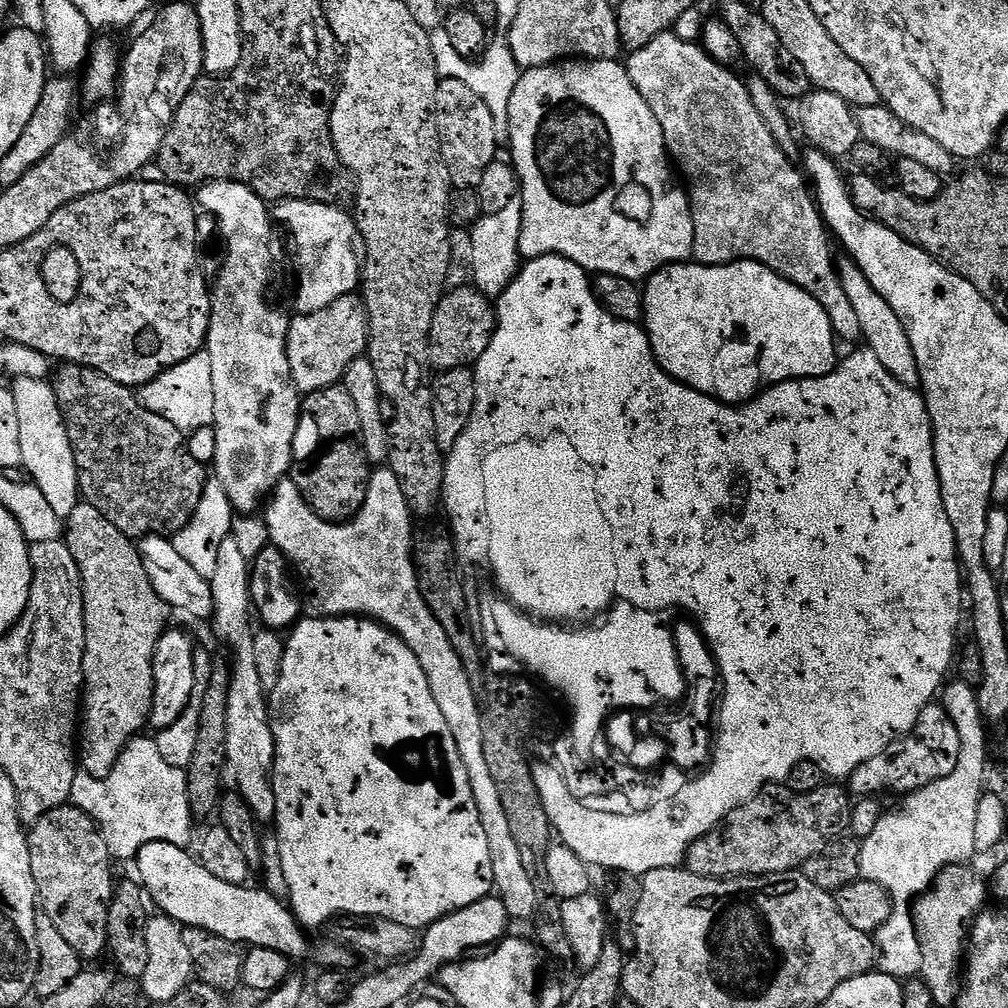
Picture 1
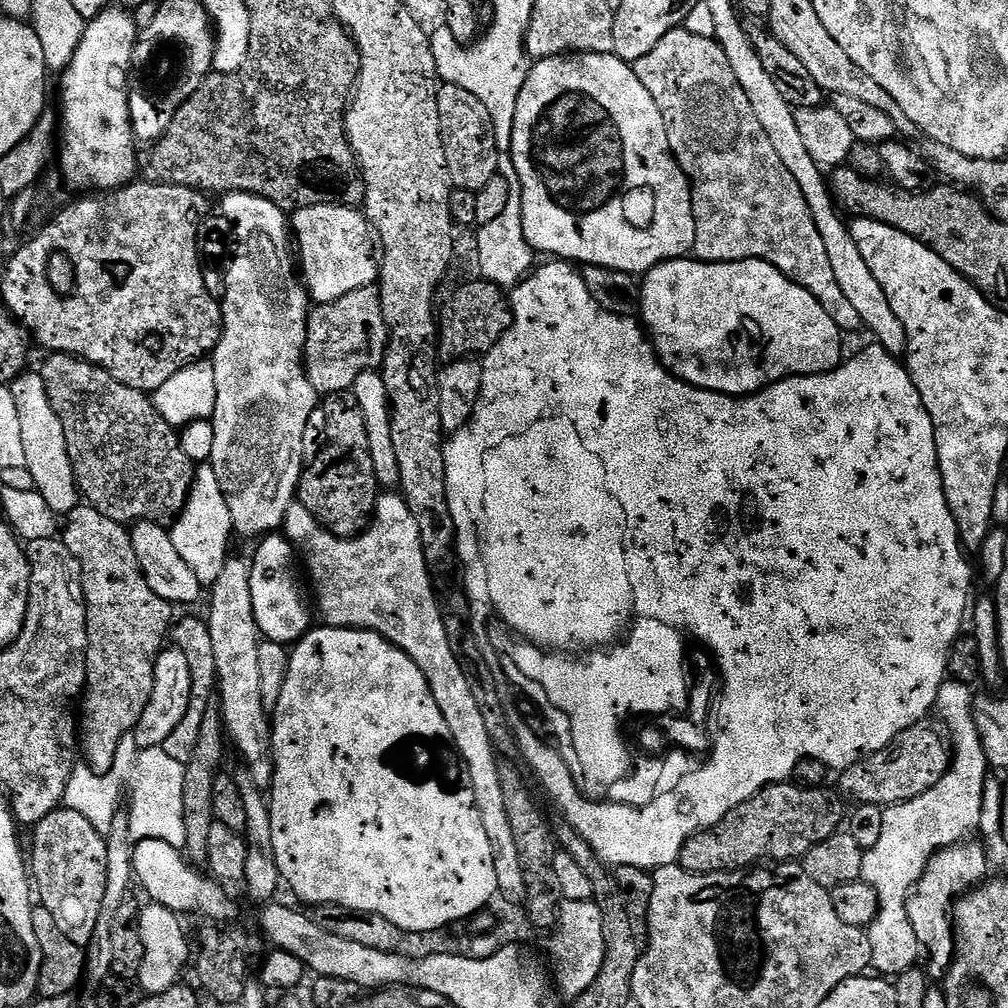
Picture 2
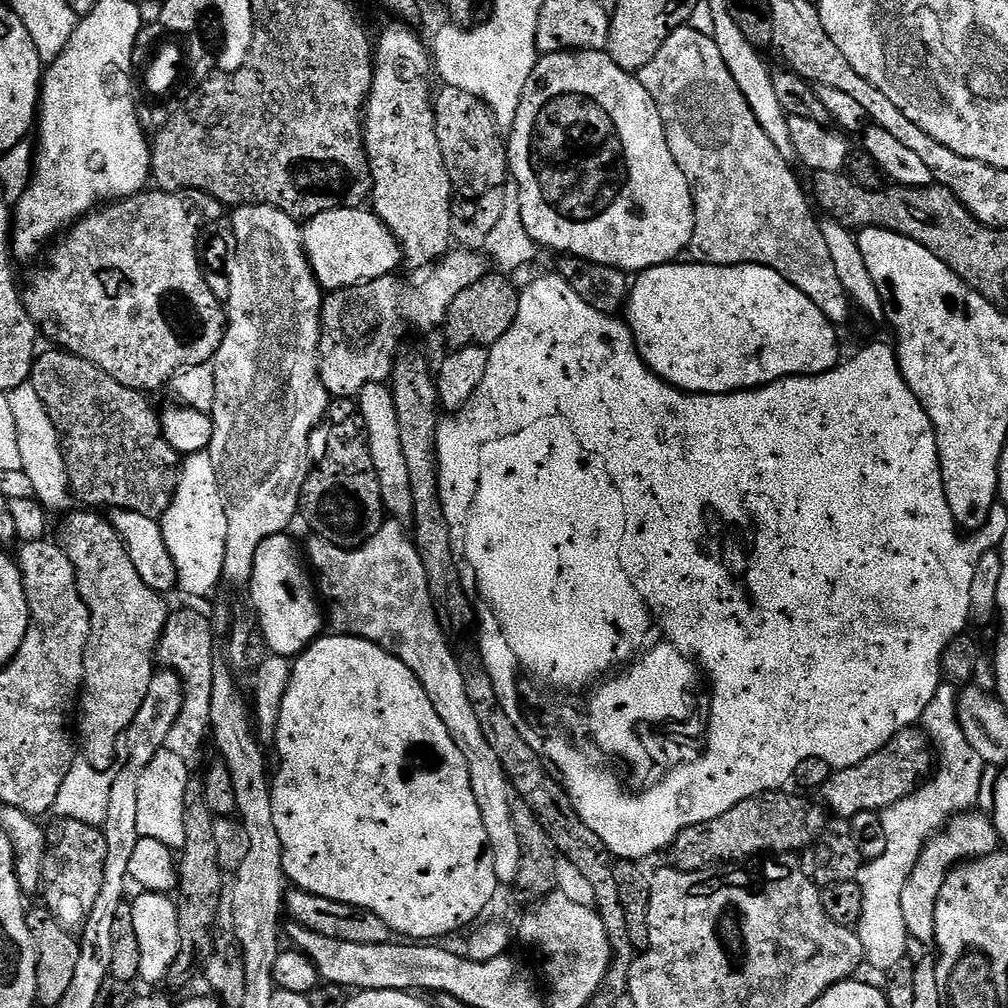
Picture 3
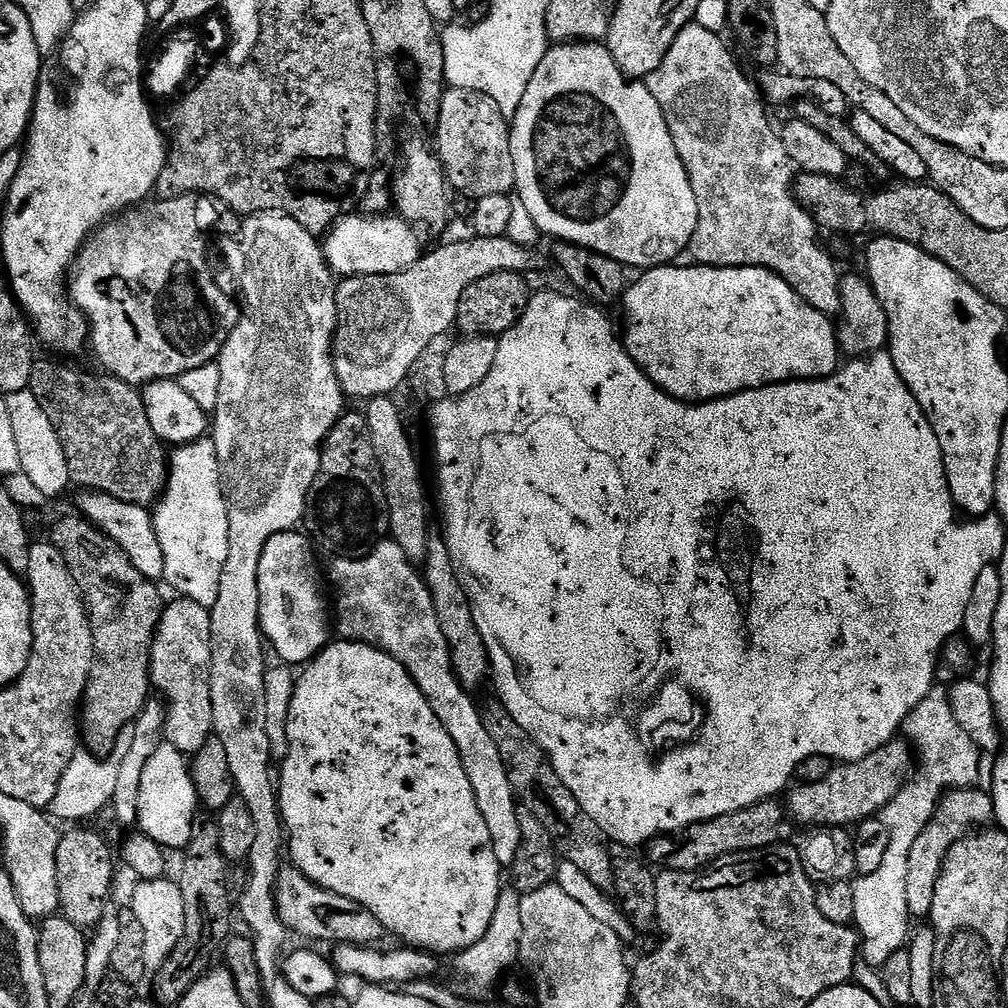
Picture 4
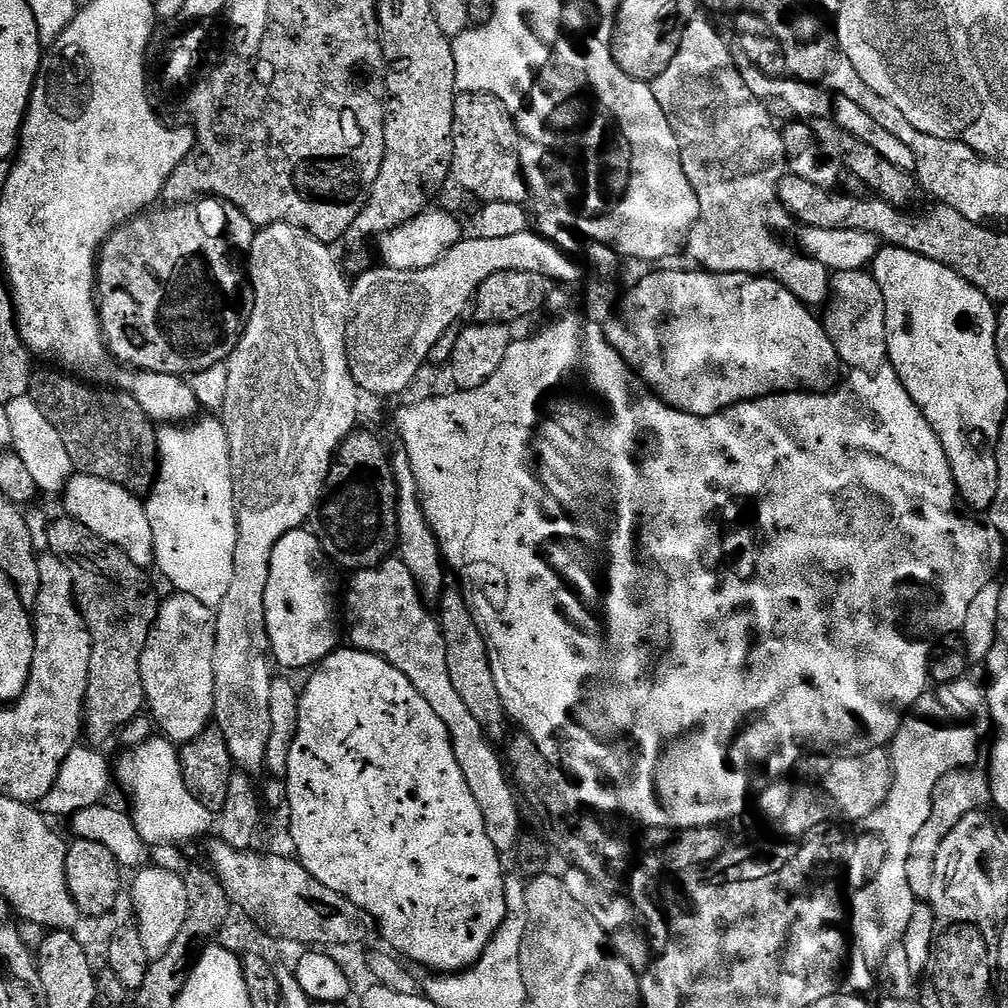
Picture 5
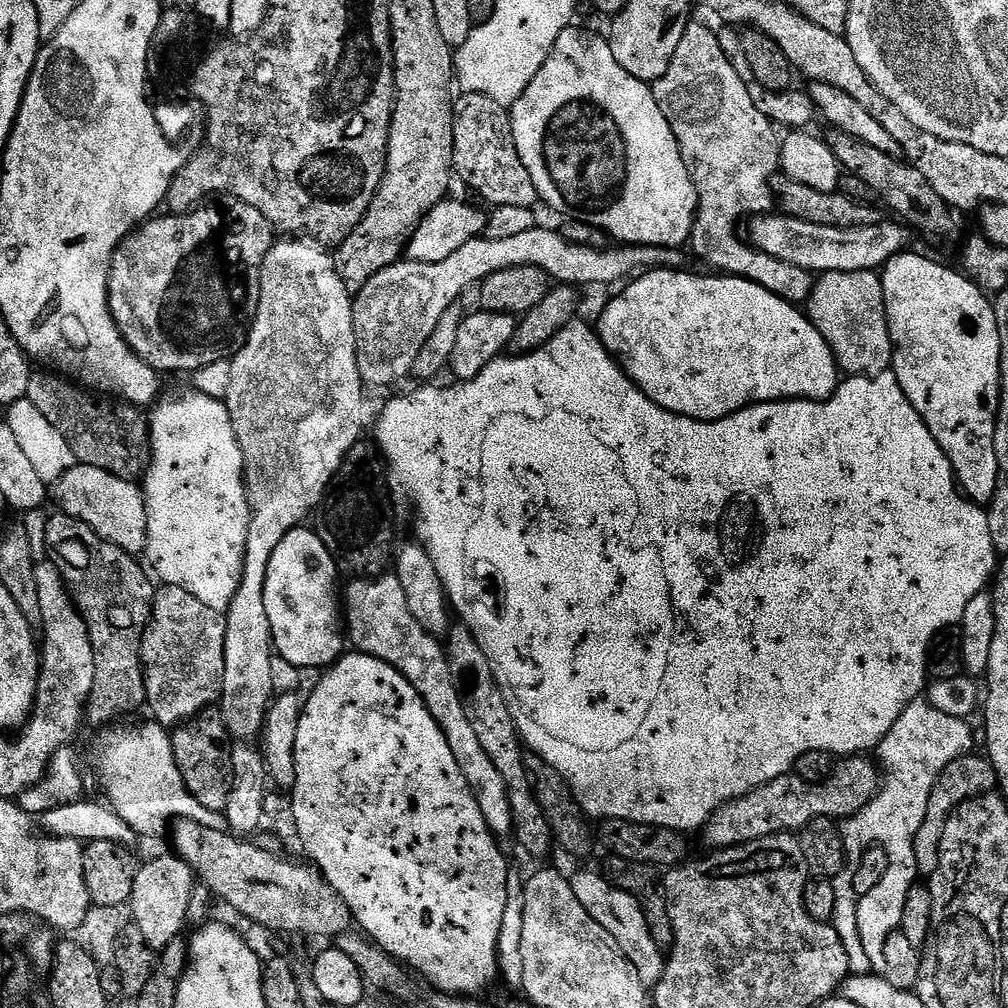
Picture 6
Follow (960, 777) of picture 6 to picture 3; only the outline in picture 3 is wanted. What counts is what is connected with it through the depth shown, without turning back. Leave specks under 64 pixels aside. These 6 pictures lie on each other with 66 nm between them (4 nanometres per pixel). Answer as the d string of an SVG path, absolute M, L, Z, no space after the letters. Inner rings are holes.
M984 810L962 812L958 816L953 816L931 840L926 842L922 854L918 854L918 862L914 862L910 870L906 886L902 886L902 918L906 918L908 934L913 941L921 940L929 945L935 941L938 898L953 868L957 864L989 856L997 851L997 848L996 825L993 824L991 815Z

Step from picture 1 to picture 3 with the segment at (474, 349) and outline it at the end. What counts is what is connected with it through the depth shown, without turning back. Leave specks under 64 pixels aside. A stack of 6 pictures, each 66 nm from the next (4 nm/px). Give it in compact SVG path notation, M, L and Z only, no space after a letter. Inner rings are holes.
M504 274L483 276L478 282L466 286L458 298L454 298L442 325L449 349L469 348L471 344L494 345L498 338L502 338L502 334L506 334L506 330L510 330L510 326L514 326L514 318L518 318L520 292L508 280L511 279Z

